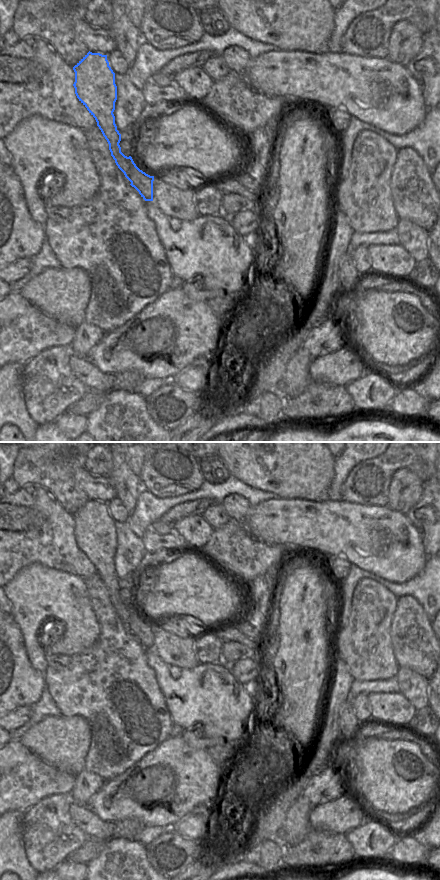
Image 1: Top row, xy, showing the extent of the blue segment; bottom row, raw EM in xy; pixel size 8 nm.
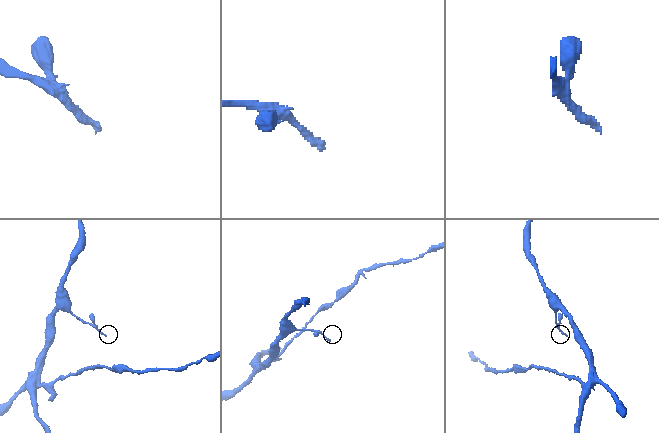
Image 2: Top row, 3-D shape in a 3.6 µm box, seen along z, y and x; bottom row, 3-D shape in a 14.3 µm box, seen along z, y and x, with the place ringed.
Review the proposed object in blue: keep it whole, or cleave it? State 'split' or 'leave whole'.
leave whole

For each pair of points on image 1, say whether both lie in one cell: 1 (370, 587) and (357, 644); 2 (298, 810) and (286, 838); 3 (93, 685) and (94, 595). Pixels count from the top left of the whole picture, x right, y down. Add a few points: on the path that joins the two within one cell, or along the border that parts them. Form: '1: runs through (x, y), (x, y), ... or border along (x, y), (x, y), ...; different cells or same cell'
1: runs through (370, 601), (370, 620), (367, 630); same cell
2: runs through (297, 817), (293, 831); same cell
3: runs through (106, 663), (106, 617); same cell

